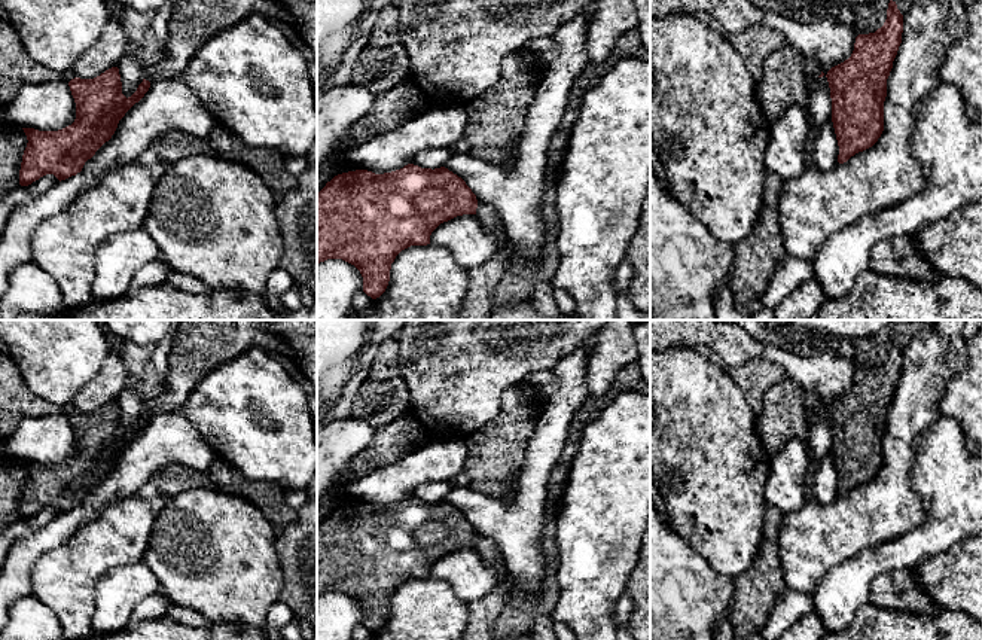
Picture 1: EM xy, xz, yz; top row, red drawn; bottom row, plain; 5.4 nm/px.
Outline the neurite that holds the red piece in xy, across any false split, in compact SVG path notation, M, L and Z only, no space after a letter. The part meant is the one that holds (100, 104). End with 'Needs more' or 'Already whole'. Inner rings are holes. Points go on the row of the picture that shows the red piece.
M112 67L94 79L74 77L68 86L76 103L76 119L71 125L58 131L22 128L28 143L19 170L21 186L28 186L46 174L54 174L61 182L80 173L85 162L112 138L125 113L144 97L150 82L143 79L137 91L126 98L122 94L119 68Z. Already whole

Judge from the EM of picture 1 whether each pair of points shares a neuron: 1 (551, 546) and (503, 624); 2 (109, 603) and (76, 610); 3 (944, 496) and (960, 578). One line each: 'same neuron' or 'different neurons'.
1: same neuron
2: different neurons
3: different neurons

